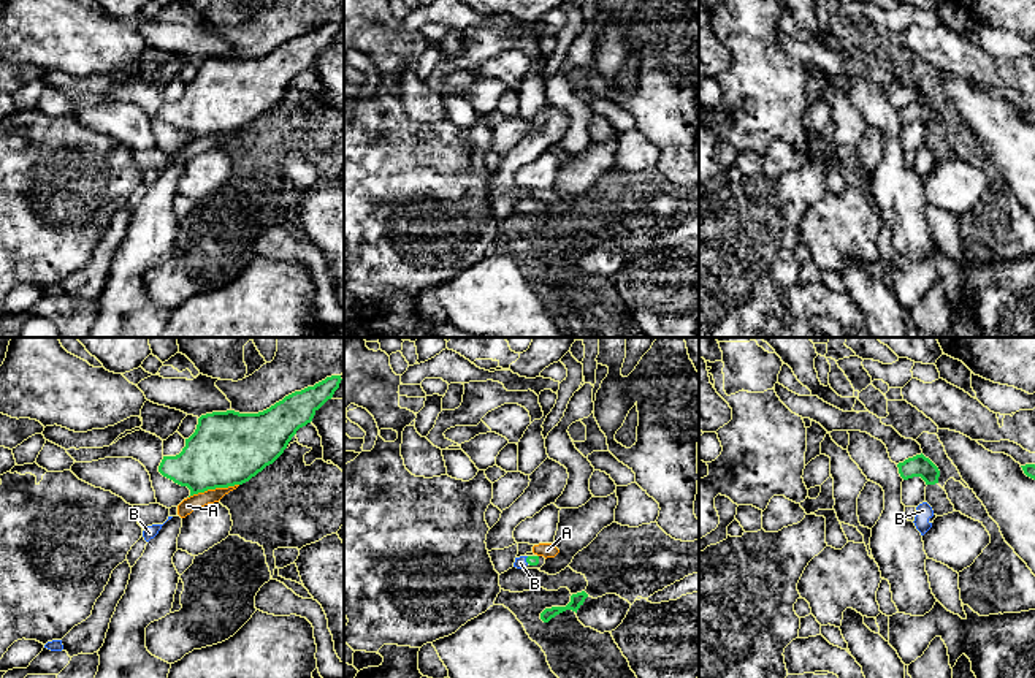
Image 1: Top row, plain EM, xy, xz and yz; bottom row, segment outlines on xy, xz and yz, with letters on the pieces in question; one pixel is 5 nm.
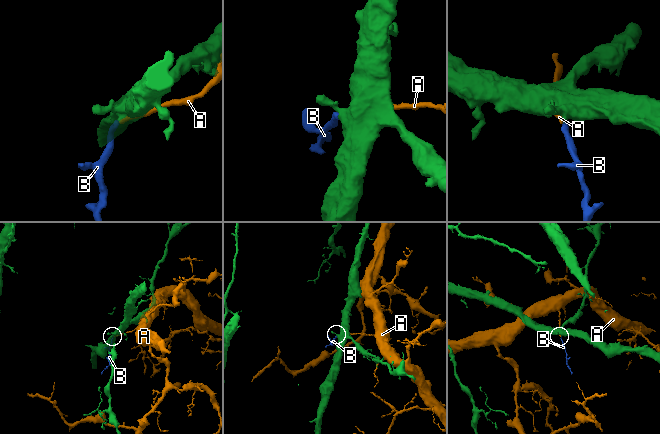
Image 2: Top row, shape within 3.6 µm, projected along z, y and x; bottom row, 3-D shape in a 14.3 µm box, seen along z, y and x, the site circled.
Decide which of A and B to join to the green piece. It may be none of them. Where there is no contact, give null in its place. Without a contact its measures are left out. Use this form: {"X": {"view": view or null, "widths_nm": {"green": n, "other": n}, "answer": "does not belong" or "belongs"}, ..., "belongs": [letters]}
{"A": {"view": "xy", "widths_nm": {"green": 380, "other": 80}, "answer": "does not belong"}, "B": {"view": "xz", "widths_nm": {"green": 50, "other": 60}, "answer": "belongs"}, "belongs": ["B"]}

